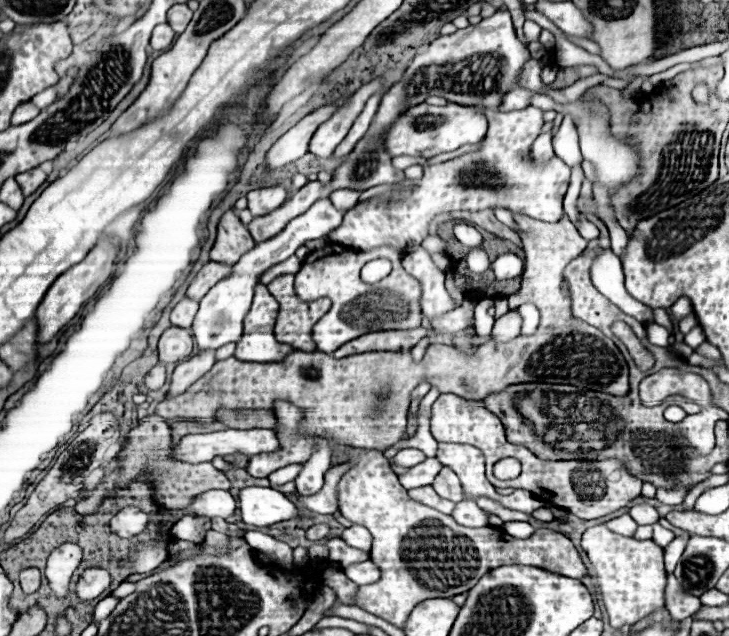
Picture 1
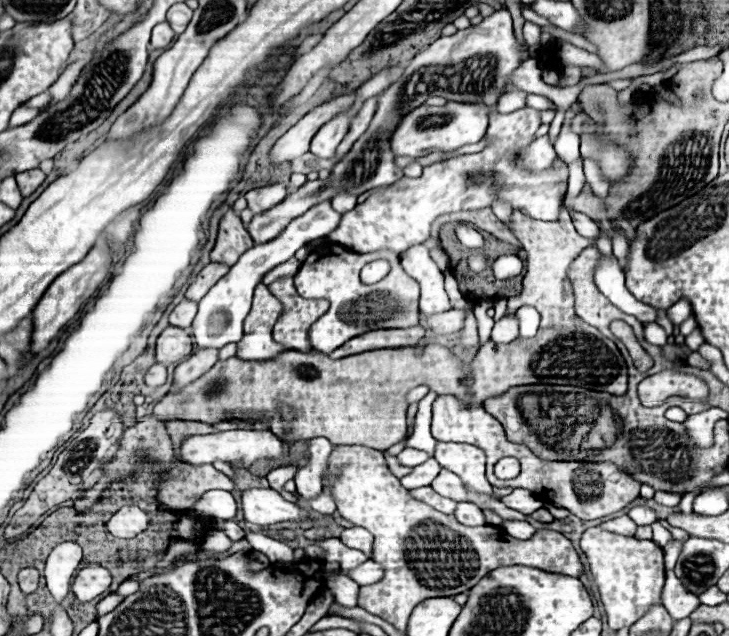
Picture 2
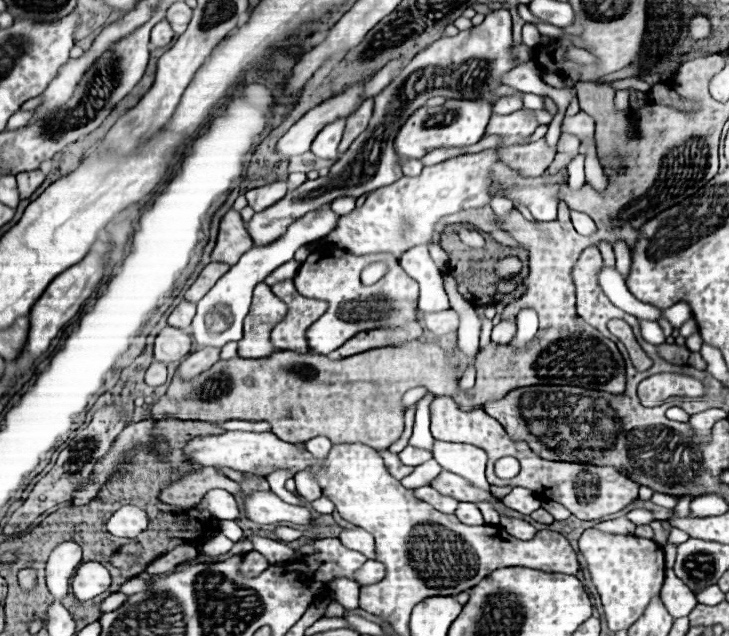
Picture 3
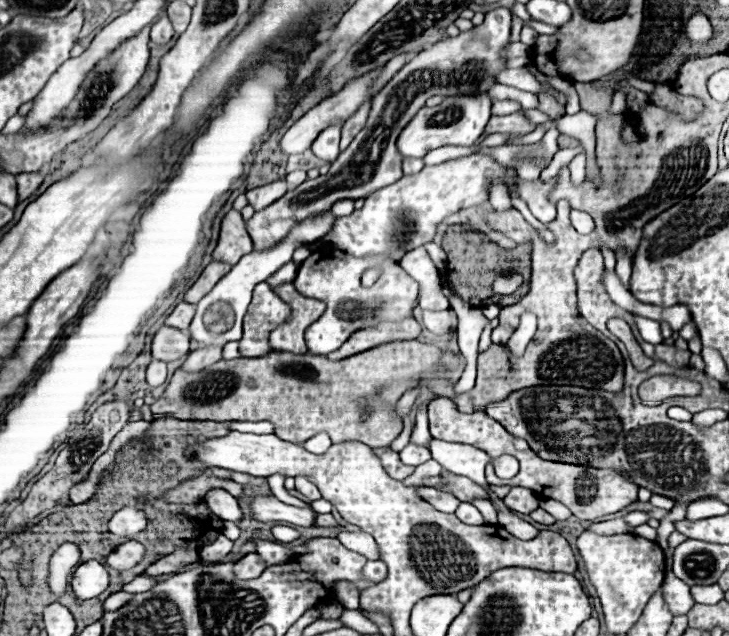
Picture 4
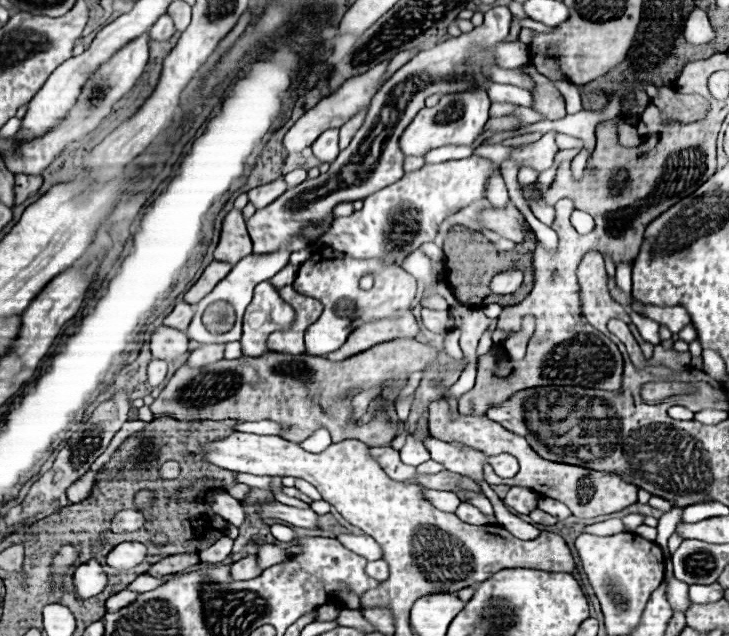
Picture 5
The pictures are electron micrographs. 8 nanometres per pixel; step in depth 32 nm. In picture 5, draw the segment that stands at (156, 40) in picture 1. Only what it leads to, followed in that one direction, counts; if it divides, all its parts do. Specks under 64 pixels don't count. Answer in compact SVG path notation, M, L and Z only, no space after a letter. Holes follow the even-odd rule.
M160 16L160 20L150 28L150 38L152 40L158 40L158 42L166 42L172 38L174 34L174 24L172 24L172 18L170 16Z

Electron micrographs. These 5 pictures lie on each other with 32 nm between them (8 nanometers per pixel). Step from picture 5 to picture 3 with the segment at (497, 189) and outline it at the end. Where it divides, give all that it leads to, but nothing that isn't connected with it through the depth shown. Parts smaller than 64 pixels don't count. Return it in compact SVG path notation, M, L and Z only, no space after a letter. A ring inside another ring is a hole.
M496 194L494 198L492 198L492 202L490 202L490 206L492 206L492 210L494 210L494 214L496 214L496 216L500 216L500 218L502 218L502 216L506 216L506 214L508 214L508 212L510 212L510 210L514 208L510 200L506 200L504 196L498 196L498 194Z

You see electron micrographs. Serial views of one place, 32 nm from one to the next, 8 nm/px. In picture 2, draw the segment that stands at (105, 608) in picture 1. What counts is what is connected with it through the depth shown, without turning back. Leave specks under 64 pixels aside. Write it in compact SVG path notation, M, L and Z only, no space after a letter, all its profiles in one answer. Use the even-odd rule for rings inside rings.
M116 594L106 596L106 598L104 598L104 600L100 600L100 602L98 602L98 606L96 606L96 618L106 616L106 614L108 614L108 612L112 612L120 602L122 602L122 596L116 596Z

